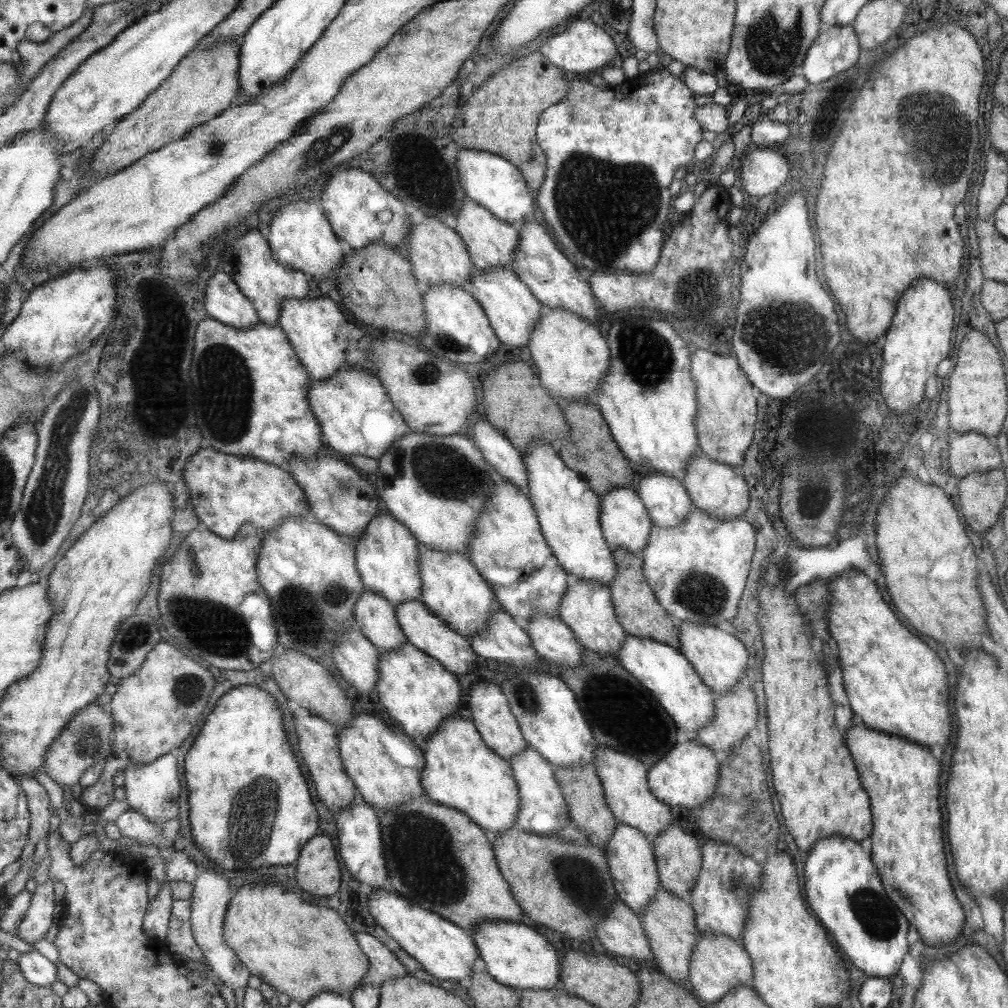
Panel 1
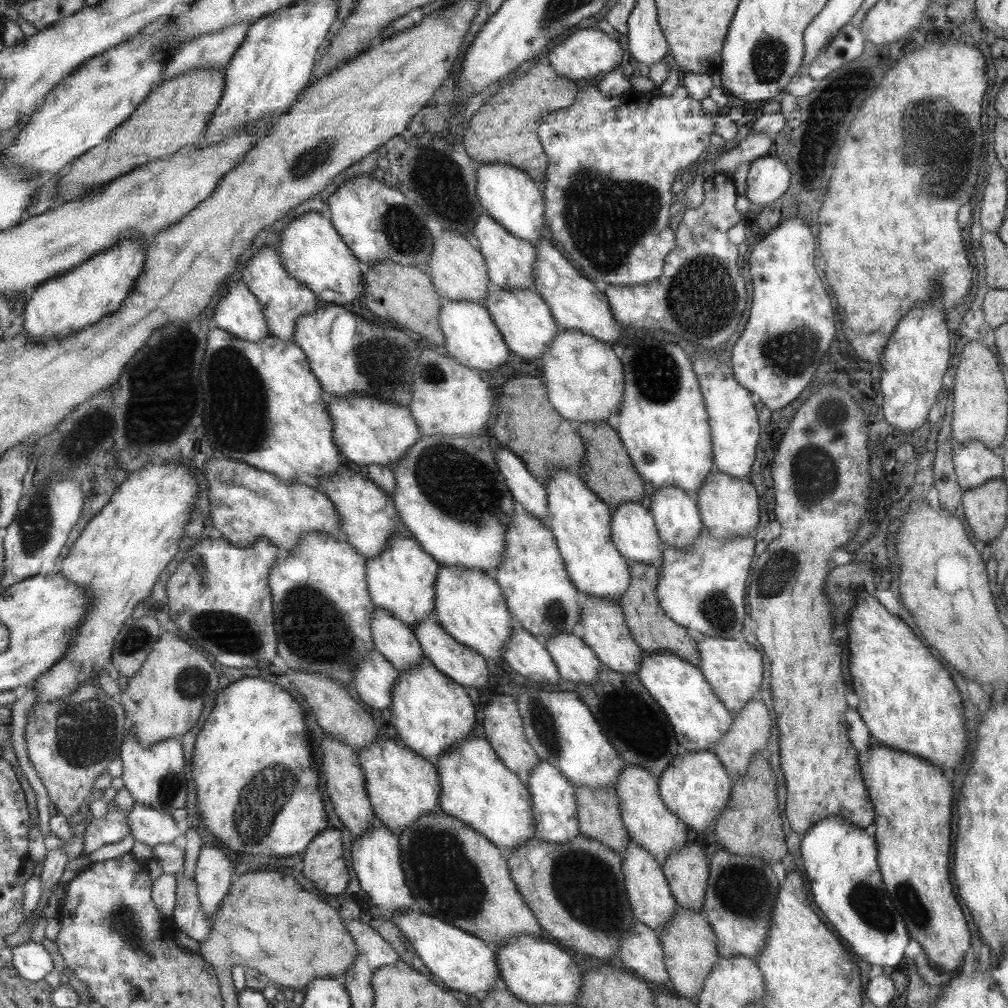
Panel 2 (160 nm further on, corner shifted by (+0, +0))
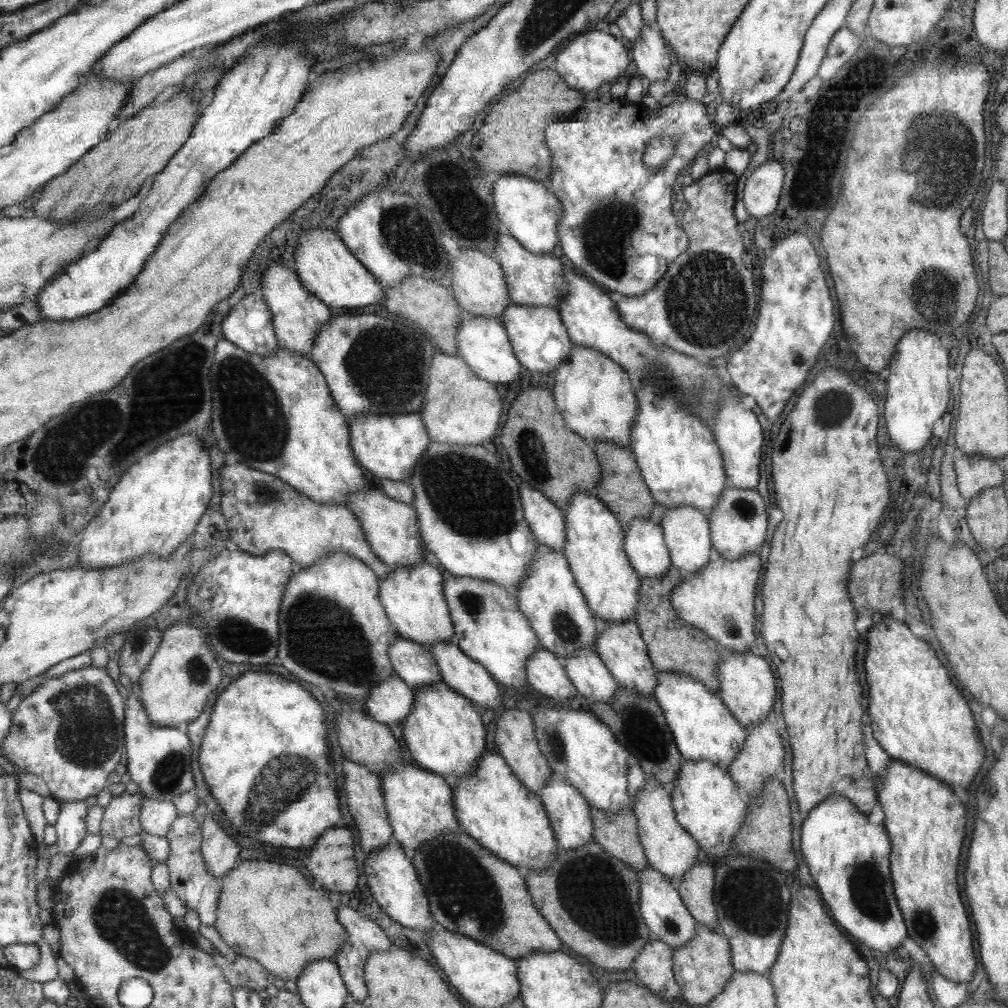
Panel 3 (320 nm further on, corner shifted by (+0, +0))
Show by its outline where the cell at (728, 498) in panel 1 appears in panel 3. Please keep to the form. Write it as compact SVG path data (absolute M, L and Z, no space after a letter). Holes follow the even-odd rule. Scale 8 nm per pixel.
M730 486L722 490L718 504L709 510L708 516L713 550L717 550L721 558L737 560L749 553L758 553L761 549L768 521L765 504L759 493Z

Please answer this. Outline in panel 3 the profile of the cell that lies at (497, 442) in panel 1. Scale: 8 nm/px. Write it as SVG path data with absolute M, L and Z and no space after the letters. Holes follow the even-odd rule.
M521 482L522 505L525 520L532 528L537 542L555 552L563 553L565 526L563 510L557 508L547 497L533 490L526 482Z

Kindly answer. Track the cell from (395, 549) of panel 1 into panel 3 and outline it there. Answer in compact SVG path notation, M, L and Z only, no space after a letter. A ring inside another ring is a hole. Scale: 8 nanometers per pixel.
M434 560L424 561L414 566L392 570L387 578L379 580L380 596L384 602L385 610L388 612L390 621L395 627L395 631L402 637L413 642L422 644L431 650L438 642L454 642L456 636L456 626L453 622L452 612L445 596L445 576L443 568Z

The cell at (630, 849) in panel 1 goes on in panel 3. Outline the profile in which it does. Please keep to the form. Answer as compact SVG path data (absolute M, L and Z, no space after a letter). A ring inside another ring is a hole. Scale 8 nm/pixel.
M646 866L639 872L640 882L640 910L645 924L653 938L664 942L673 949L688 944L696 936L697 922L684 905L675 885L668 881L663 874Z

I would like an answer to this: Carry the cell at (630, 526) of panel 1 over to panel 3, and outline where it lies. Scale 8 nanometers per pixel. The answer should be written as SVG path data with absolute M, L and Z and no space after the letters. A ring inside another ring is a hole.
M635 519L624 529L624 551L640 578L661 578L668 574L671 558L665 543L663 528L656 524L656 519Z

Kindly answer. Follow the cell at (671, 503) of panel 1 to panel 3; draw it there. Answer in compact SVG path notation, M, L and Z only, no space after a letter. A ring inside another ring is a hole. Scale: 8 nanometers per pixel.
M680 504L676 508L660 510L657 518L660 519L660 527L663 528L665 546L668 548L672 566L691 575L708 564L712 542L709 542L709 528L701 510Z

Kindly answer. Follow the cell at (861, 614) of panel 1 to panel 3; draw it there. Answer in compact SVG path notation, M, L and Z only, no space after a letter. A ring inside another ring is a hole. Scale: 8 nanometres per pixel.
M891 614L872 617L873 625L865 636L869 642L865 682L869 689L868 724L872 735L891 761L903 762L933 778L941 778L945 784L967 790L985 756L969 706L933 650L923 641L915 640L901 620Z

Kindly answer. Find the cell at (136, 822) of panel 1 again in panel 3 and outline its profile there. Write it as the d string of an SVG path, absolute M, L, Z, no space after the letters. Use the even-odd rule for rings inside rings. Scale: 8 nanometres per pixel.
M144 799L141 822L148 833L166 836L177 817L177 806L171 800Z

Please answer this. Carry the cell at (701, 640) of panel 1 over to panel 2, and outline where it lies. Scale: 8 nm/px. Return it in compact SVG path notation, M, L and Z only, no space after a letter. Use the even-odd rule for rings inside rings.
M704 636L701 642L698 642L698 653L700 664L698 669L707 679L709 686L712 687L716 697L720 699L724 706L732 713L737 714L744 709L748 702L754 699L755 694L760 694L761 674L763 674L763 664L761 656L749 643L739 643L737 640L727 640L722 637Z

